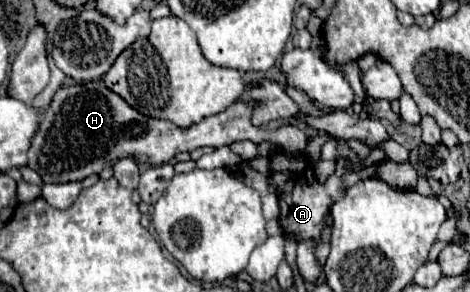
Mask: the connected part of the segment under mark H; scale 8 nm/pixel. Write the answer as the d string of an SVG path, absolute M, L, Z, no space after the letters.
M82 81L62 87L54 95L28 149L28 167L34 169L44 179L44 183L70 183L100 173L104 167L112 167L124 157L132 157L138 163L164 165L182 151L190 153L198 147L218 149L244 139L254 143L275 143L286 154L304 153L308 141L301 129L289 123L266 134L264 129L258 129L250 123L252 109L254 103L232 103L226 111L182 129L168 119L152 119L138 113L100 81Z

